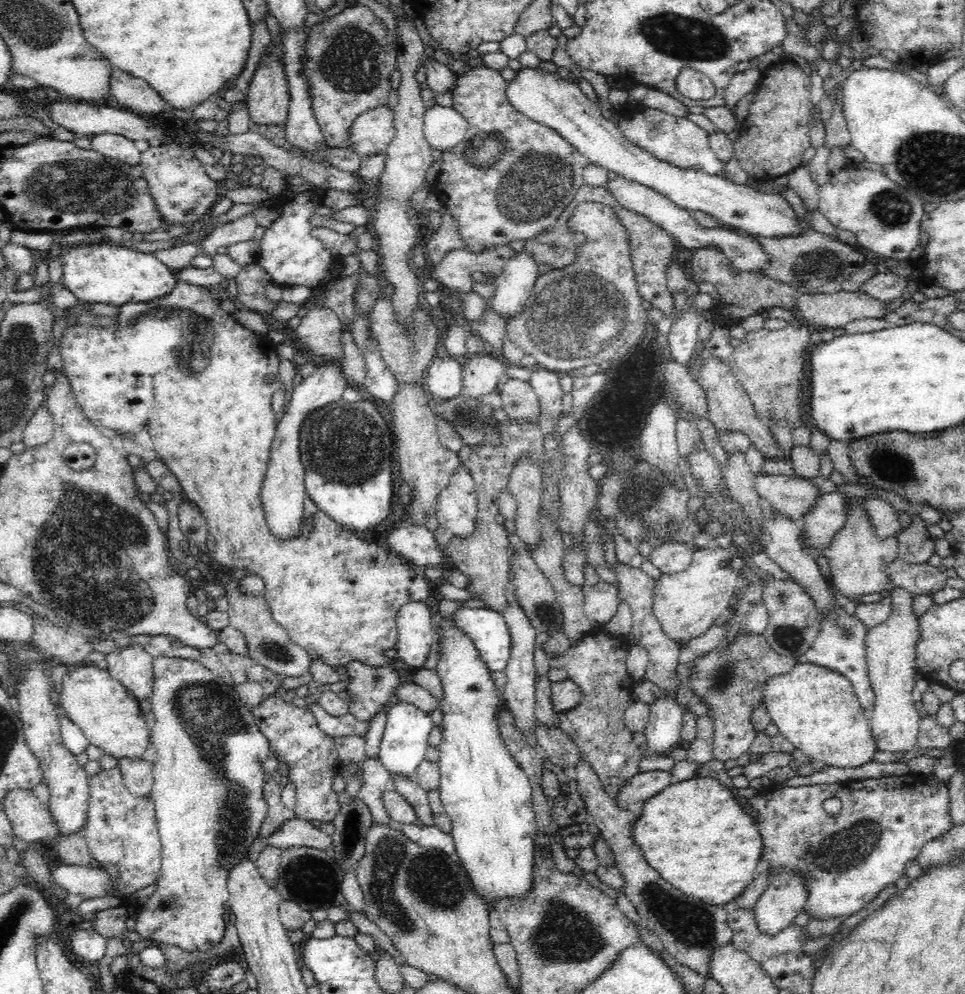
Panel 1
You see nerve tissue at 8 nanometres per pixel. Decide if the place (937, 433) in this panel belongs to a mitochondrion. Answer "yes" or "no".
no

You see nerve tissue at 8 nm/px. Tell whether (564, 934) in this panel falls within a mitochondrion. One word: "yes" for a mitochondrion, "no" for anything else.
yes

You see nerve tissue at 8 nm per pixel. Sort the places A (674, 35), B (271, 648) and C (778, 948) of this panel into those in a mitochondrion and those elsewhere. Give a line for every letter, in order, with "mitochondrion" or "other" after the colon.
A: mitochondrion
B: mitochondrion
C: other

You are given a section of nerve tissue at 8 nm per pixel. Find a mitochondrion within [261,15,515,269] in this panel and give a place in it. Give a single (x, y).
(349, 60)

